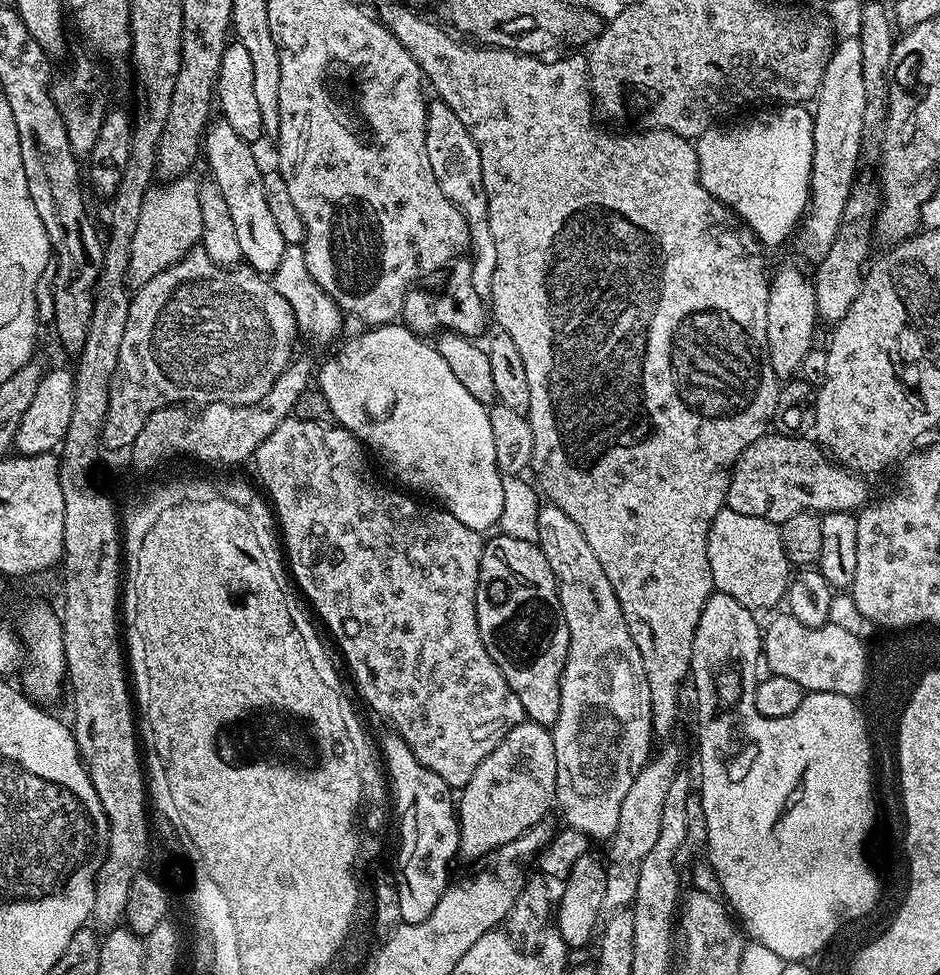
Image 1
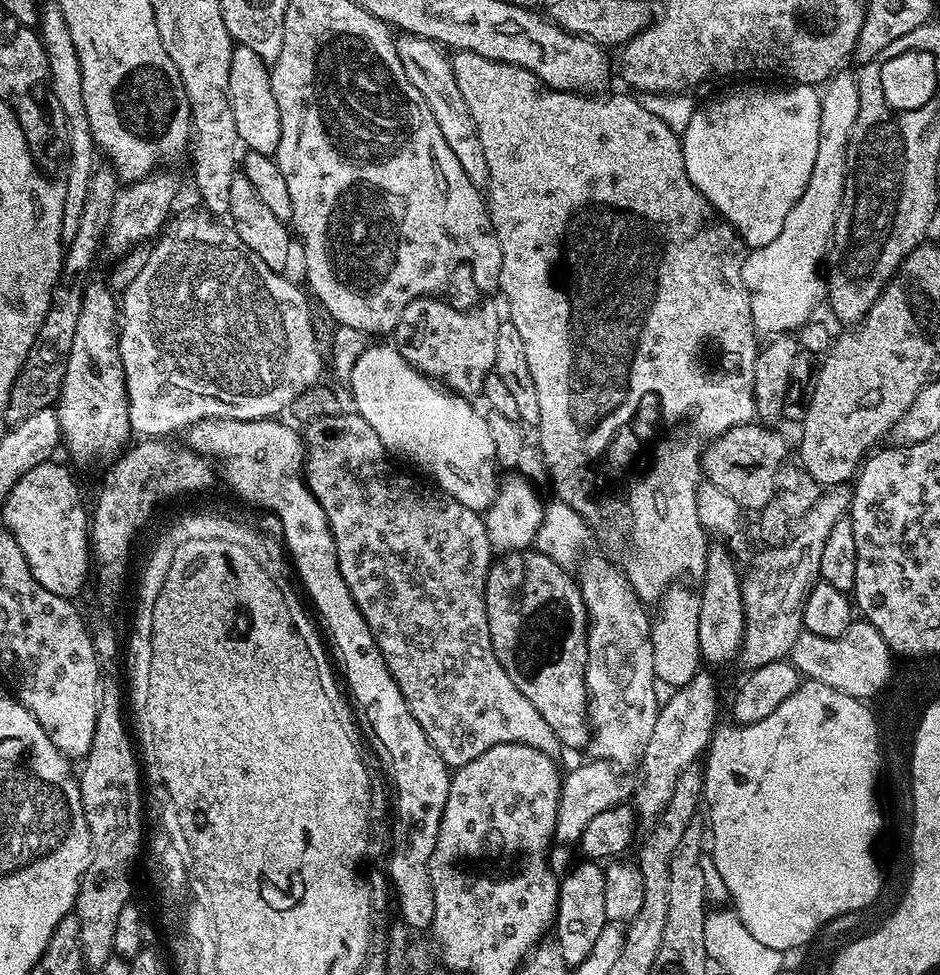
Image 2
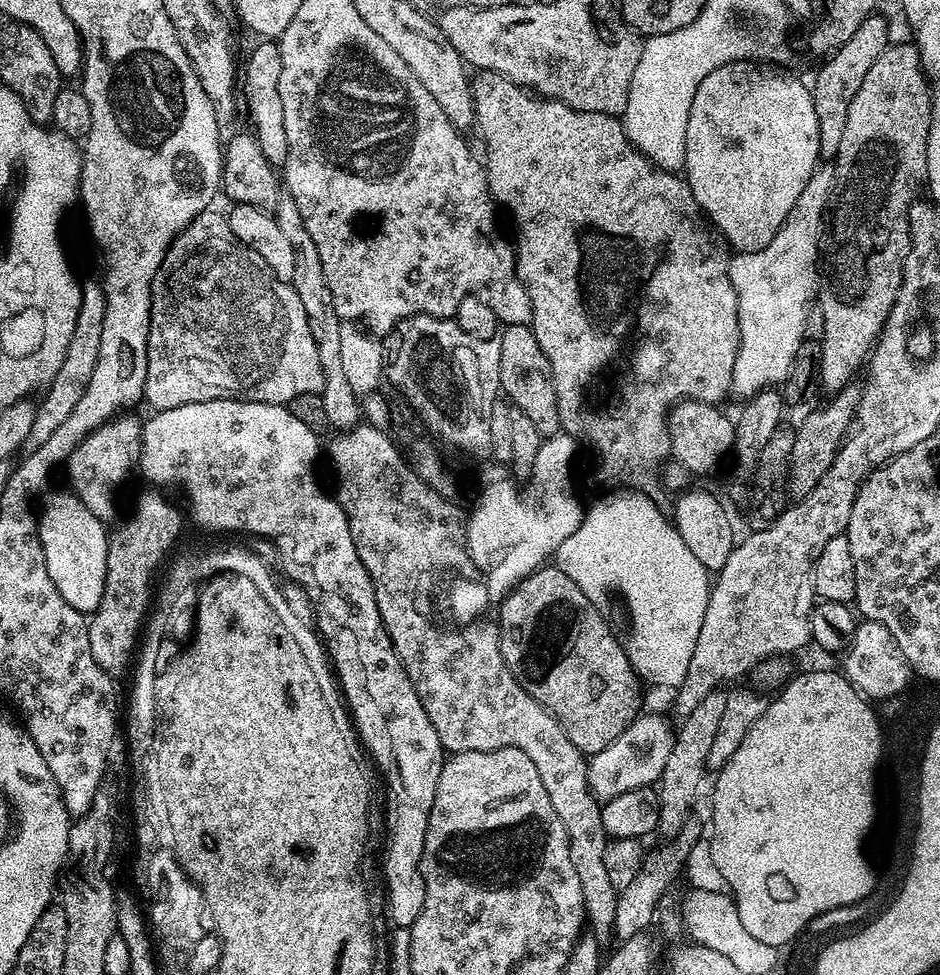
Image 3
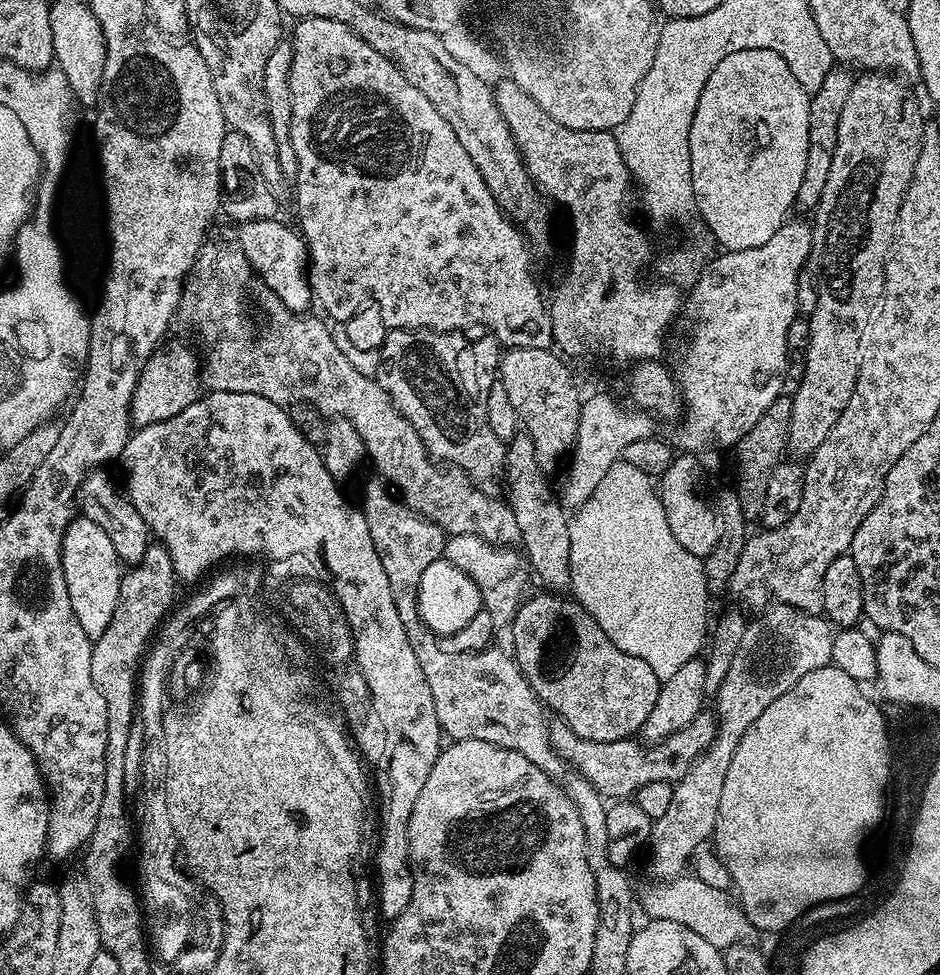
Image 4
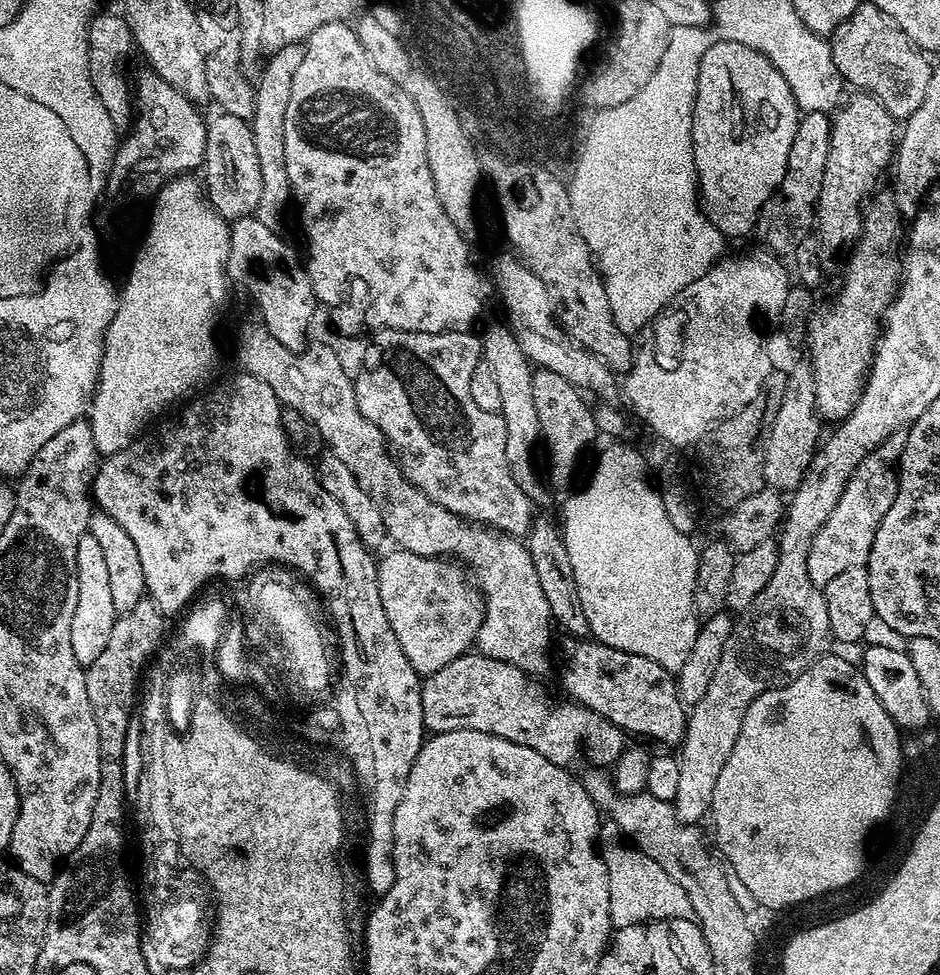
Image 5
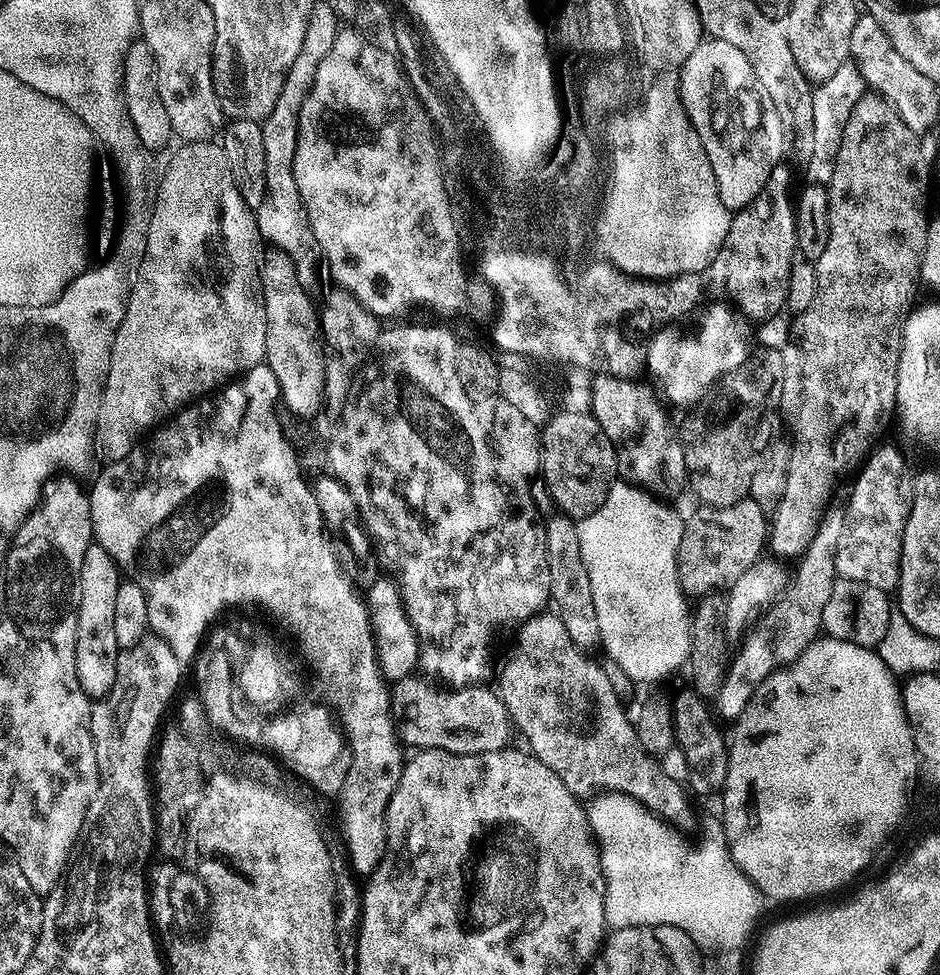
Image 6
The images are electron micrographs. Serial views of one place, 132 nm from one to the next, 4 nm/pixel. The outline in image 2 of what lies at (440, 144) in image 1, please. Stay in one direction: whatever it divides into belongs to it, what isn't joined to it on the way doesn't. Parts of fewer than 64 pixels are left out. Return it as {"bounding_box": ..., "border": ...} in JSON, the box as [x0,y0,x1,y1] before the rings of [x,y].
{"bounding_box":[395,34,488,189],"border":[[[400,34],[395,37],[395,42],[406,78],[410,78],[410,82],[418,86],[418,94],[426,98],[426,106],[430,106],[430,114],[434,114],[434,122],[438,122],[442,138],[446,138],[450,150],[454,150],[454,158],[458,158],[462,170],[466,170],[466,176],[476,188],[487,189],[488,167],[486,154],[482,150],[482,138],[478,138],[478,126],[474,126],[470,106],[466,106],[466,98],[462,98],[462,90],[458,88],[449,53],[441,45],[421,36]]]}

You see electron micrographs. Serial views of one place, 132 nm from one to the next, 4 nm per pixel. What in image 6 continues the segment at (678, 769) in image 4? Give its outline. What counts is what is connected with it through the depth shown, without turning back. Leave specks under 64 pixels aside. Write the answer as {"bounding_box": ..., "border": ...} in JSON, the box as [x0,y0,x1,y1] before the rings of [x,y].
{"bounding_box":[390,674,514,752],"border":[[[411,674],[391,685],[390,707],[399,743],[412,750],[442,748],[447,752],[503,752],[510,744],[508,735],[514,732],[503,702],[488,686],[441,686],[431,679]]]}

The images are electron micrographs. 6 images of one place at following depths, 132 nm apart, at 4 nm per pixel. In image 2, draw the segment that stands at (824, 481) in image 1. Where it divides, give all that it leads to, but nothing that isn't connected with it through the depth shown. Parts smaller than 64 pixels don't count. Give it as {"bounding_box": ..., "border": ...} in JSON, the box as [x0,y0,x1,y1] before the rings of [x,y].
{"bounding_box":[702,422,788,510],"border":[[[760,422],[739,424],[721,436],[712,437],[702,452],[702,472],[706,480],[734,498],[741,510],[761,510],[767,506],[788,460],[787,442],[768,428],[771,427]]]}

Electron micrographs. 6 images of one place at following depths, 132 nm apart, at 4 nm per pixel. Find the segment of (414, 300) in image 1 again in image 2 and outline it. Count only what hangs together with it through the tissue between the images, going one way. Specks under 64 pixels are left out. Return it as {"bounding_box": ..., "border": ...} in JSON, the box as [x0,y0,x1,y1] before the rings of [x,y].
{"bounding_box":[394,296,501,398],"border":[[[420,296],[402,310],[402,318],[398,318],[394,333],[394,347],[402,354],[402,358],[406,358],[406,362],[410,362],[410,366],[423,372],[425,376],[432,377],[449,392],[465,398],[479,397],[484,390],[485,376],[494,369],[494,338],[498,334],[501,317],[496,316],[492,308],[472,308],[469,312],[463,312],[440,299],[444,298]]]}

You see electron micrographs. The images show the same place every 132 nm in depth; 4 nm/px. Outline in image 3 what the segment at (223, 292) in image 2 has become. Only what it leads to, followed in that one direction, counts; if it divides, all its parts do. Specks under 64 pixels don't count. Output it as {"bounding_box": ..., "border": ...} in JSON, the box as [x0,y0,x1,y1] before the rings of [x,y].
{"bounding_box":[144,210,323,412],"border":[[[209,210],[203,212],[201,216],[196,216],[188,229],[181,232],[170,245],[158,274],[152,279],[152,321],[148,335],[148,373],[144,387],[144,400],[146,404],[149,404],[149,409],[162,412],[190,402],[226,399],[286,406],[294,398],[298,398],[298,394],[321,393],[322,390],[323,370],[319,361],[318,346],[311,334],[306,310],[303,309],[303,304],[299,301],[299,296],[292,288],[291,283],[278,279],[274,270],[270,270],[270,266],[266,266],[266,258],[262,258],[262,254],[250,250],[250,246],[246,246],[241,240],[234,238],[234,230],[230,230],[227,215],[220,213],[219,216],[216,210]]]}

